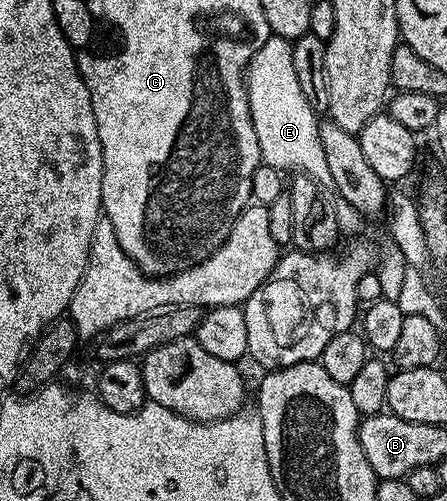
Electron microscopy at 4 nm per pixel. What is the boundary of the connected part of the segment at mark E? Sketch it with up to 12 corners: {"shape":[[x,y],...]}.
{"shape":[[291,43],[250,58],[261,161],[331,185],[320,120]]}

